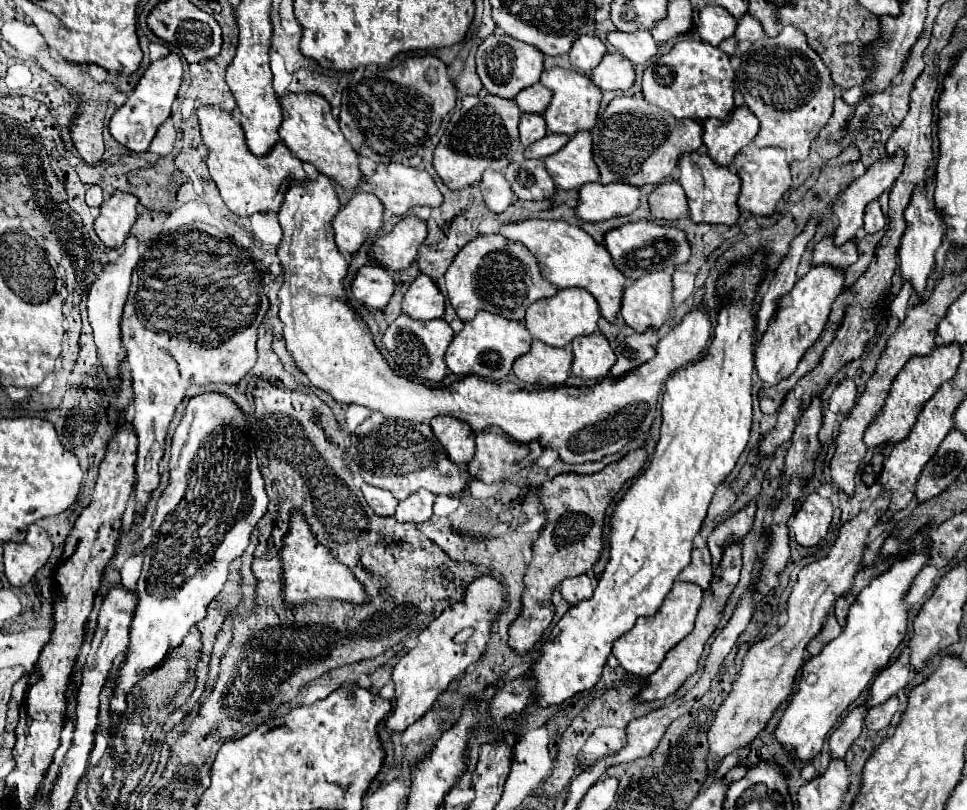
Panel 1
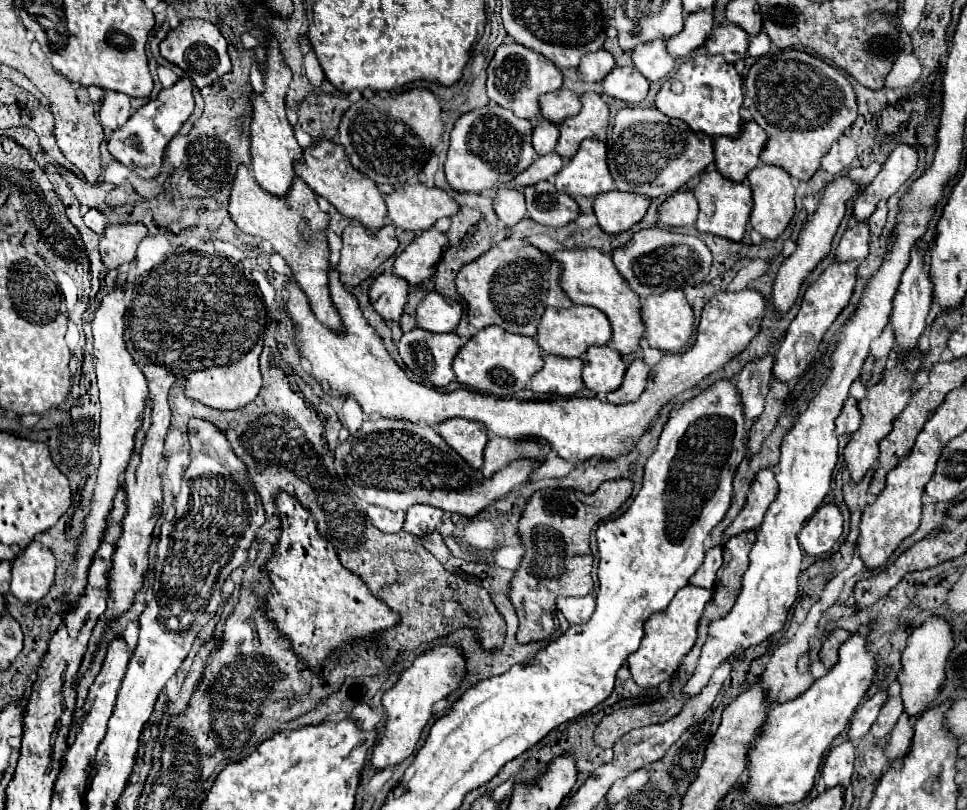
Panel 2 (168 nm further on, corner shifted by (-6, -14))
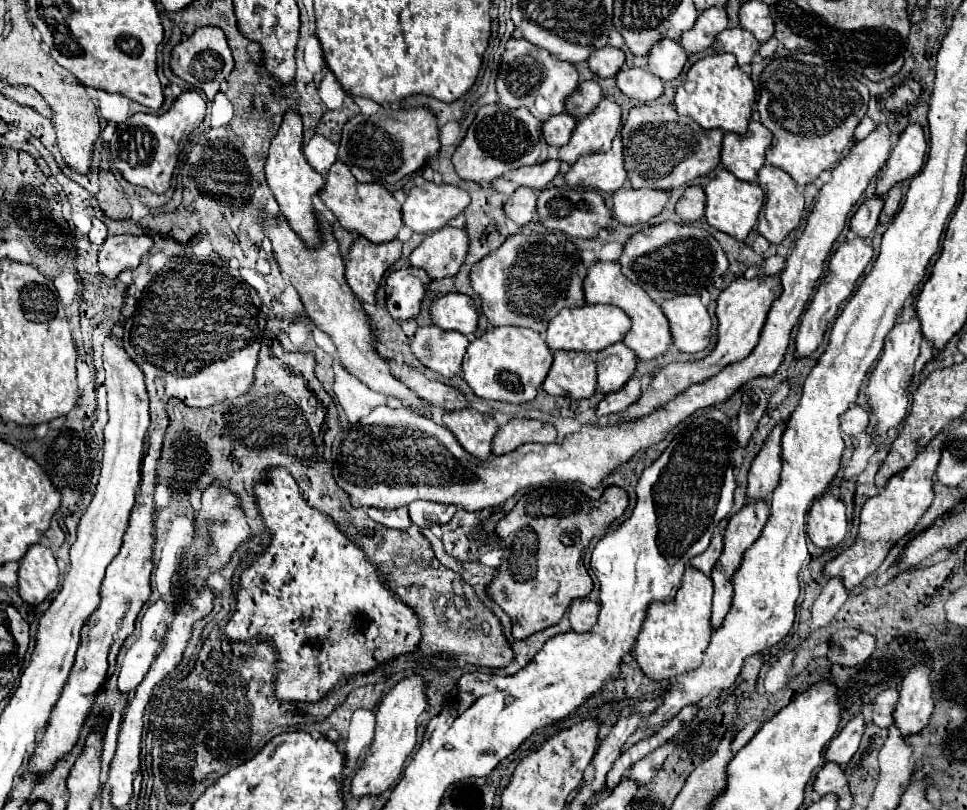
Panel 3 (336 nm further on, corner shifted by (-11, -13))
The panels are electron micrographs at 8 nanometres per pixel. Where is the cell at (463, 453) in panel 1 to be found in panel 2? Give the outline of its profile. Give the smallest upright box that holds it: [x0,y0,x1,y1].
[437,418,489,470]

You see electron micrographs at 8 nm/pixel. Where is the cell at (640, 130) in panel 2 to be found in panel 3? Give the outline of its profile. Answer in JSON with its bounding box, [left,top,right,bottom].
[622,105,722,191]

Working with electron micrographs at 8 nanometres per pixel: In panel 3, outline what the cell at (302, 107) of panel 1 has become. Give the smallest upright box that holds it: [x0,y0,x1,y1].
[320,161,402,243]

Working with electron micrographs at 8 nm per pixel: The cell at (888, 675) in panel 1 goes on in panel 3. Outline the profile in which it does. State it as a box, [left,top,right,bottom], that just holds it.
[824,715,864,767]

